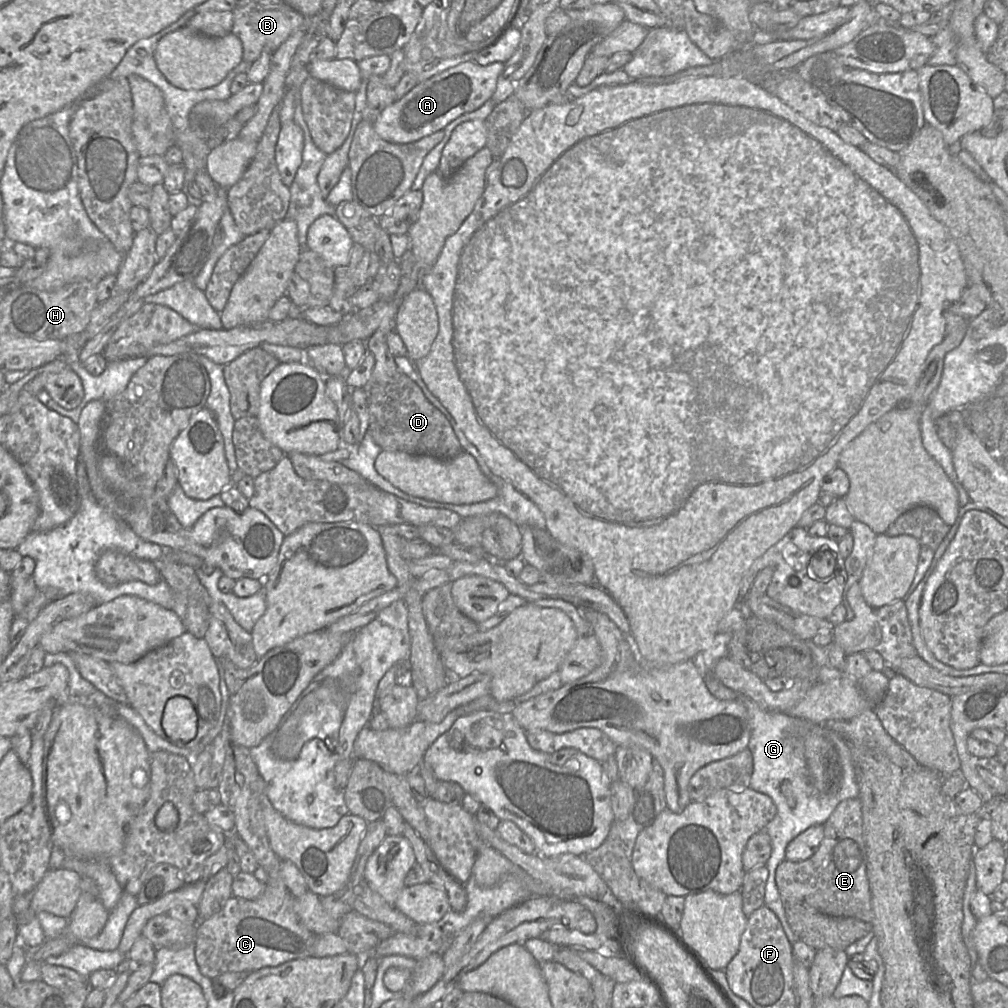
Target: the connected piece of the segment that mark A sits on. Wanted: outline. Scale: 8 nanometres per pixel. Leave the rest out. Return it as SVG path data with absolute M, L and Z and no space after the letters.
M474 61L462 62L418 83L401 99L386 107L374 123L376 133L385 141L407 144L443 130L461 115L479 109L491 99L504 63L481 66Z

